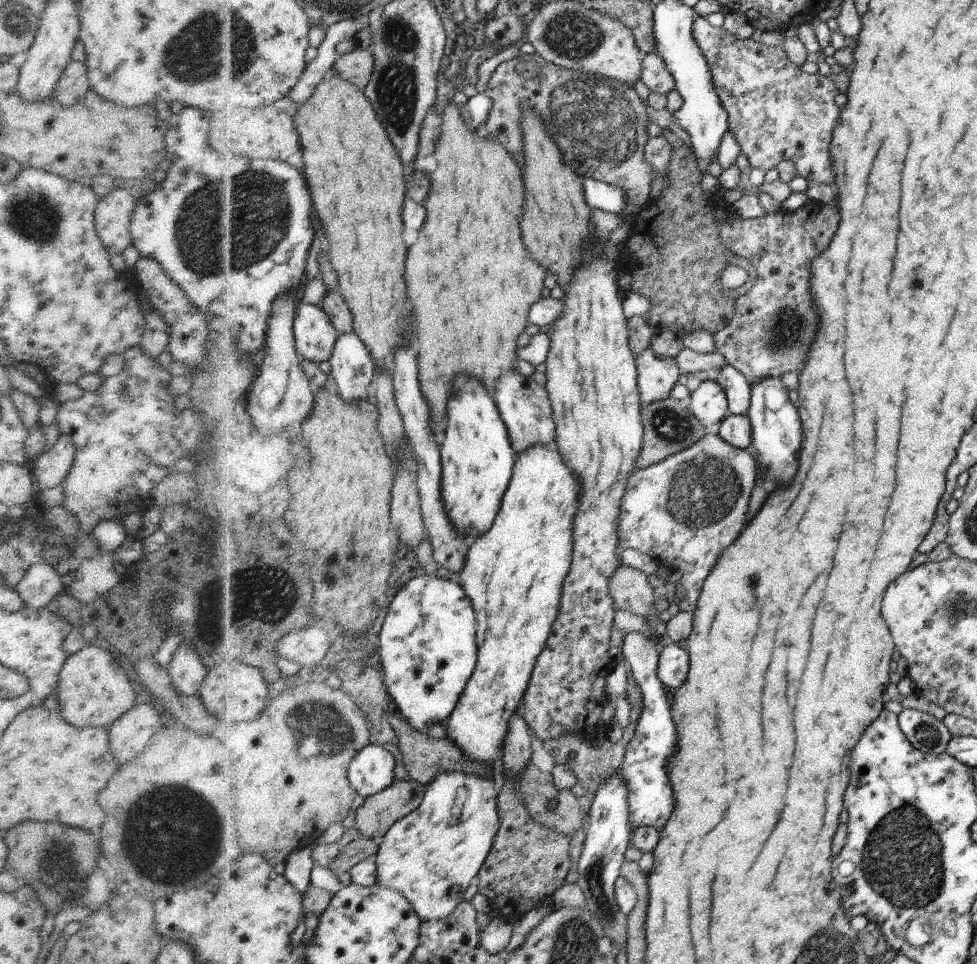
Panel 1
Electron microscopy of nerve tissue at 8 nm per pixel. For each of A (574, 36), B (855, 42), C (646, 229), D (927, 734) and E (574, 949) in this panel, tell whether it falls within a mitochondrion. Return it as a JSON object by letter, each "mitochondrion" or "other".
{"A":"mitochondrion","B":"other","C":"other","D":"mitochondrion","E":"mitochondrion"}

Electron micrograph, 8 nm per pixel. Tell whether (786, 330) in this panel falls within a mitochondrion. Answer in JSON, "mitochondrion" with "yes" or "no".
{"mitochondrion":"yes"}

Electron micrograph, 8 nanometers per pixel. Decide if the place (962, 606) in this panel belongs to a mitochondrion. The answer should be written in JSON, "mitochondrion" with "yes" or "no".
{"mitochondrion":"yes"}

